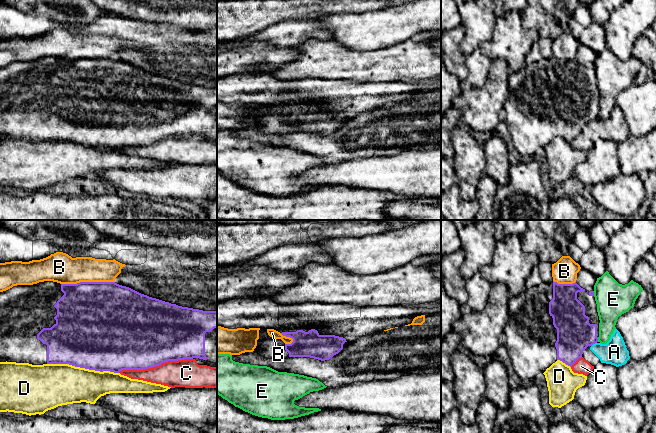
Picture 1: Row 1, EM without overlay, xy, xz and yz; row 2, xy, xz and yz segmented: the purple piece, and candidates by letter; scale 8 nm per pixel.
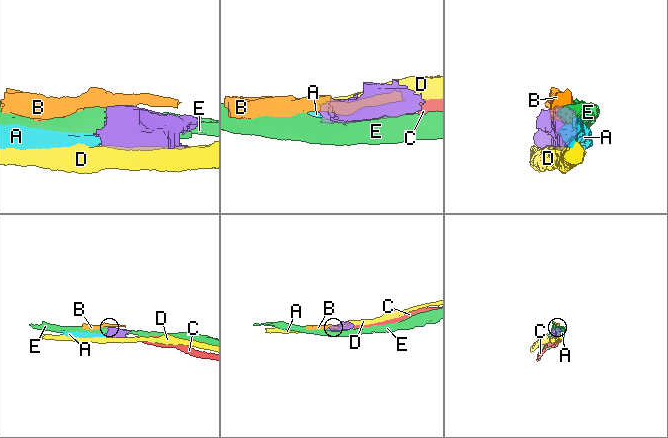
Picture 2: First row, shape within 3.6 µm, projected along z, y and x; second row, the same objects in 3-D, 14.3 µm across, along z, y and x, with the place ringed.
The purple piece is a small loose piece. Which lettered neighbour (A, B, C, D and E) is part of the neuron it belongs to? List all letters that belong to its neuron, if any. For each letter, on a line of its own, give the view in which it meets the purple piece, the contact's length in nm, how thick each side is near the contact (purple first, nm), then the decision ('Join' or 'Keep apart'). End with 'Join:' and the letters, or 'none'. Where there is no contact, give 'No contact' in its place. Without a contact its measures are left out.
A: Touches purple in yz. Shared border 60 nm. Thickness 280 nm (purple) against 200 nm. Keep apart
B: Touches purple in xy. Shared border 440 nm. Thickness 500 nm (purple) against 240 nm. Keep apart
C: Touches purple in xy. Shared border 600 nm. Thickness 500 nm (purple) against 220 nm. Keep apart
D: Touches purple in xy. Shared border 600 nm. Thickness 500 nm (purple) against 340 nm. Keep apart
E: Touches purple in yz. Shared border 40 nm. Thickness 280 nm (purple) against 180 nm. Keep apart
Join: none

